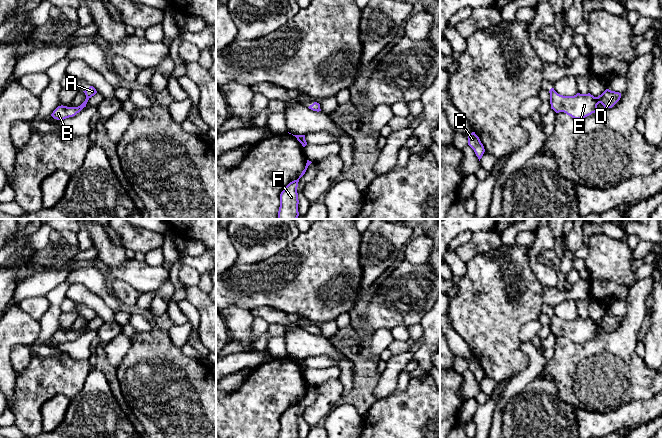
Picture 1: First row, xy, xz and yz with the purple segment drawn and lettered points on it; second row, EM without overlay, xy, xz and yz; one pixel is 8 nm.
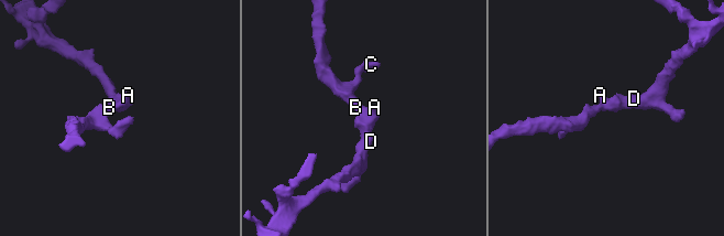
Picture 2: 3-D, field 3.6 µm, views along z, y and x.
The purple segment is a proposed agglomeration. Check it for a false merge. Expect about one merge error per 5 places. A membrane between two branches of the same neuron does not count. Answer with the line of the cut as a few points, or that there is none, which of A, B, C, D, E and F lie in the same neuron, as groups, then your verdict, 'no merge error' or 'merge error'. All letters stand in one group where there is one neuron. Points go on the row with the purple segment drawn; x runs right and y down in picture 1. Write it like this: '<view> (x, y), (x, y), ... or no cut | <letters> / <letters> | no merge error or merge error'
no cut | A B C D E F | no merge error

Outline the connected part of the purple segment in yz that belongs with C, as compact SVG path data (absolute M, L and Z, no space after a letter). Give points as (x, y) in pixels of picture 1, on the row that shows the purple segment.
M472 132L468 136L468 145L474 150L476 156L478 157L479 161L482 158L485 149L483 144L481 143L479 137L475 134L475 132Z

